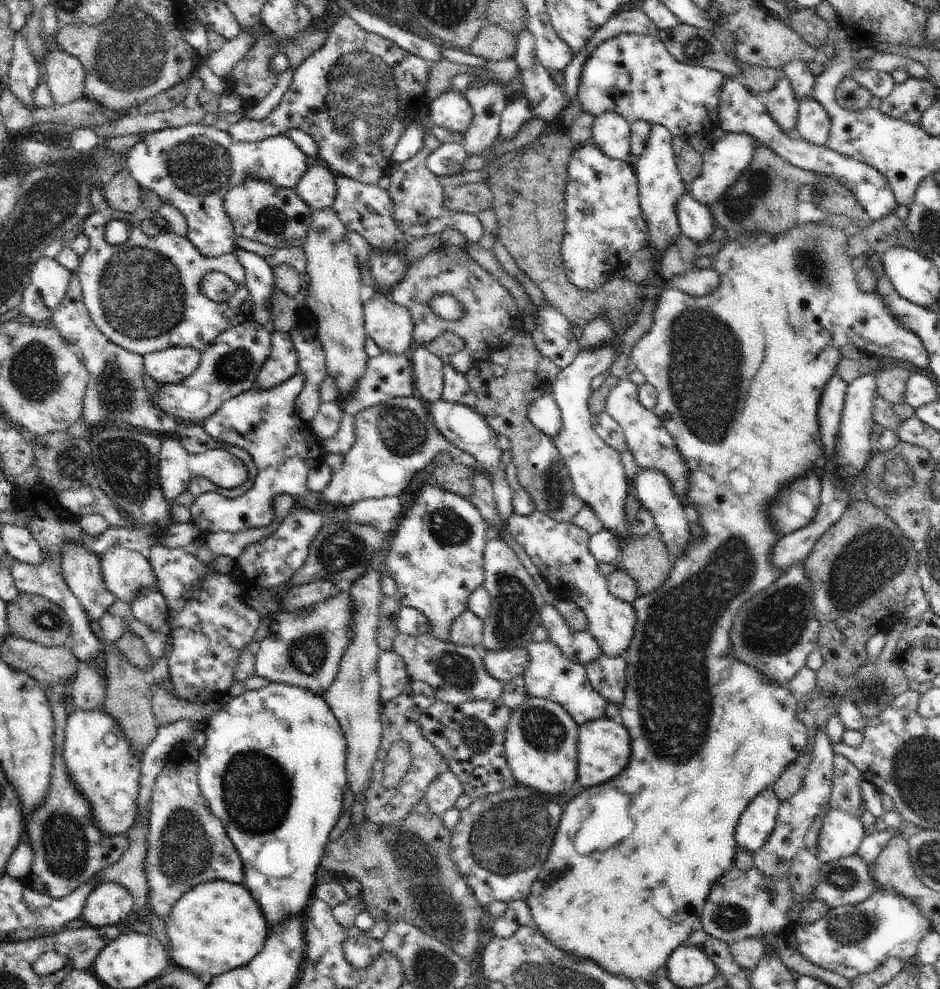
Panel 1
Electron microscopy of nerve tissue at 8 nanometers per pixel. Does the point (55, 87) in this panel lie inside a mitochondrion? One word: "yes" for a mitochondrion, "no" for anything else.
no

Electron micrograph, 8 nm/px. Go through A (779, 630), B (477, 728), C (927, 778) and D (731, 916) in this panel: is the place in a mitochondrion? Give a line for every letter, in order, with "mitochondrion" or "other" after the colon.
A: mitochondrion
B: mitochondrion
C: mitochondrion
D: mitochondrion

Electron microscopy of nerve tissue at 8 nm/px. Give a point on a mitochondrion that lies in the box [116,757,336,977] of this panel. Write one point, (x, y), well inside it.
(183, 853)

